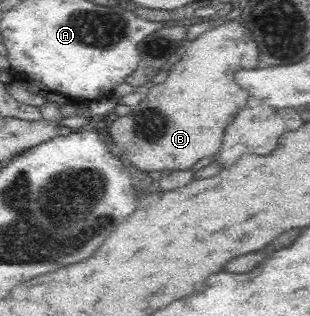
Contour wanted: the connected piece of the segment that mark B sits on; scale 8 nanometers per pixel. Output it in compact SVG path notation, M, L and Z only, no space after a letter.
M224 21L208 32L199 34L190 42L190 48L172 66L168 77L161 84L149 84L149 91L144 99L132 108L126 116L116 118L112 123L102 123L102 128L110 128L122 154L122 159L136 166L140 176L154 170L188 170L192 164L210 155L216 155L224 142L226 127L234 117L246 106L249 94L234 80L234 72L258 67L259 51L250 37L250 32L239 21Z

